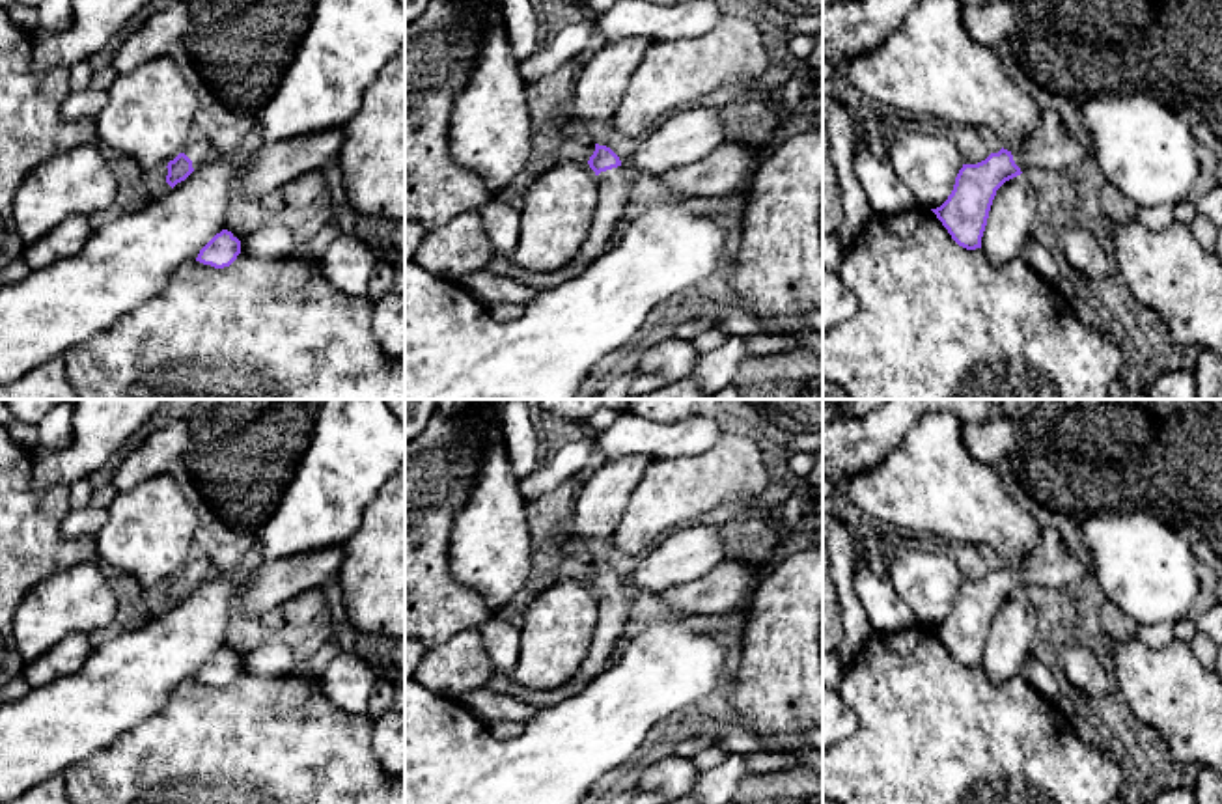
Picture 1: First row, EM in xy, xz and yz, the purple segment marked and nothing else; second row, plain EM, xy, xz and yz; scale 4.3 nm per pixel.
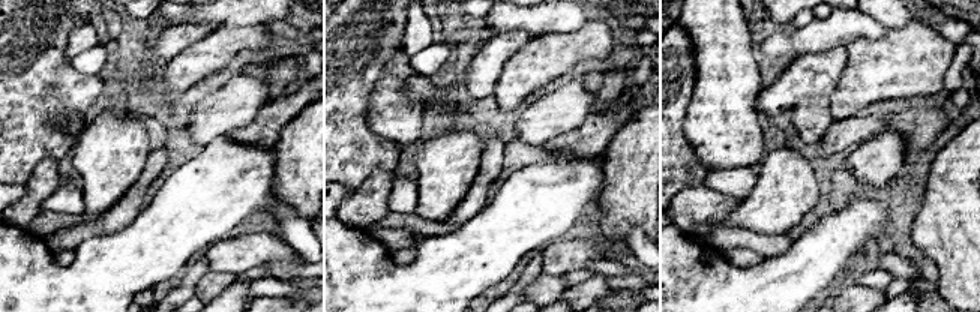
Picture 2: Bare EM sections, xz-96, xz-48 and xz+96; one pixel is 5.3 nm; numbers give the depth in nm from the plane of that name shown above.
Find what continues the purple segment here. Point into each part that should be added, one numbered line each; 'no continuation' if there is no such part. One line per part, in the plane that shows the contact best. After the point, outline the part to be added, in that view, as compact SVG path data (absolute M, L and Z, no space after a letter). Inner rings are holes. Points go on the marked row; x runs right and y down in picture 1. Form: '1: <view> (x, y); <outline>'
1: xz (612, 204); M623 166L599 173L599 200L593 222L575 261L588 265L604 252L614 229L621 226L629 209L629 181L631 172Z

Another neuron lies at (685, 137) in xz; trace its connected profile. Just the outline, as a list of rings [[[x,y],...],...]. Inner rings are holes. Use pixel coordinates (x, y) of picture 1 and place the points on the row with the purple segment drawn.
[[[694,104],[660,119],[625,168],[631,175],[640,172],[662,175],[711,155],[724,144],[722,110]]]

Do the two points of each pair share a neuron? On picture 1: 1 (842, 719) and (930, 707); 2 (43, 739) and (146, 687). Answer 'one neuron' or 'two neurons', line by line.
1: two neurons
2: one neuron

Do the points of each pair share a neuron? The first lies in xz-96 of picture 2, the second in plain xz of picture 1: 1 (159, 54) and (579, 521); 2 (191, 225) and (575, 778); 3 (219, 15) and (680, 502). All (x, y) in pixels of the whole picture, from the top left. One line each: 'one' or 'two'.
1: one
2: one
3: two

